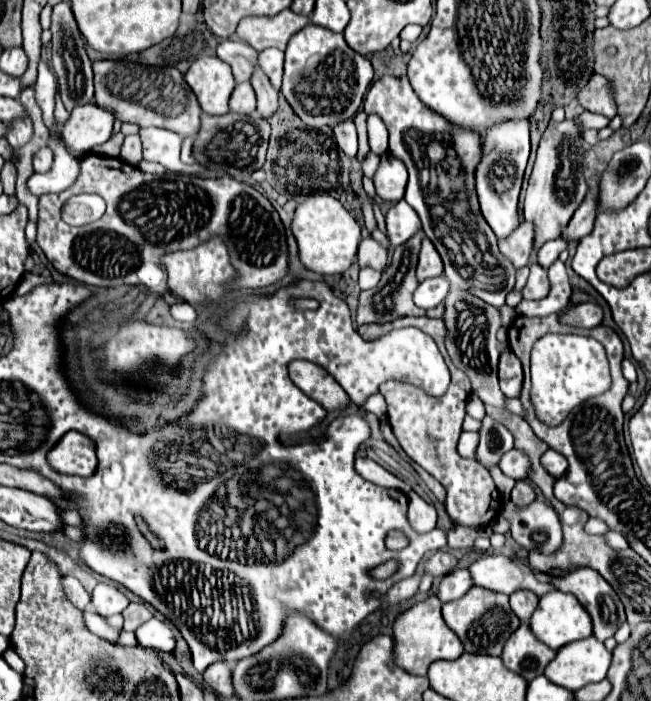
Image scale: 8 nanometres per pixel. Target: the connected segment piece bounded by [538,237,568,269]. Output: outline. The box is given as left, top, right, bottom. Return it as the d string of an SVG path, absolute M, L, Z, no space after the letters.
M558 237L558 239L552 239L548 241L546 245L542 245L542 249L538 251L538 265L542 265L544 269L548 269L556 259L558 255L568 247L568 241L564 237Z

